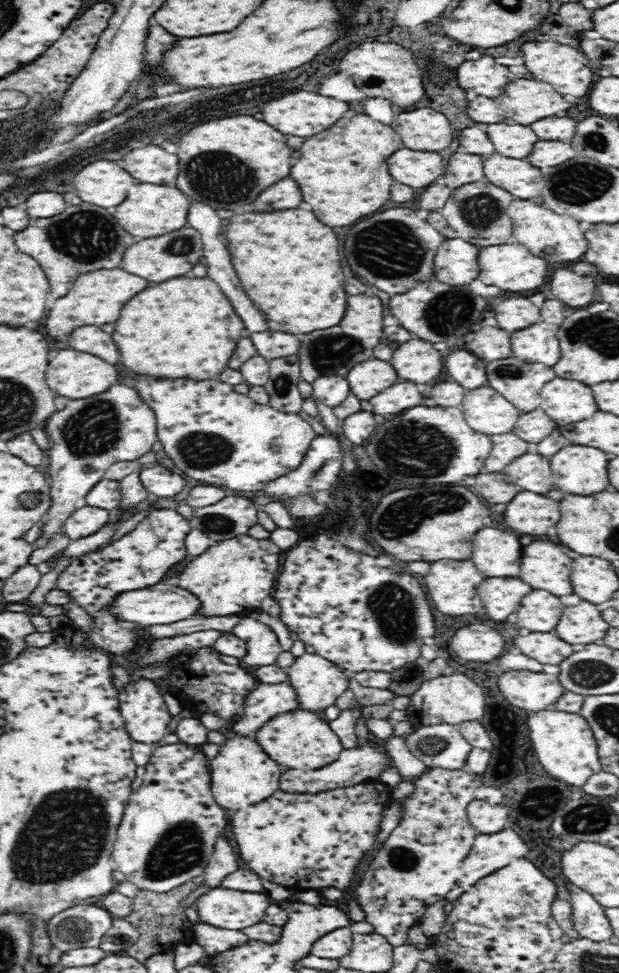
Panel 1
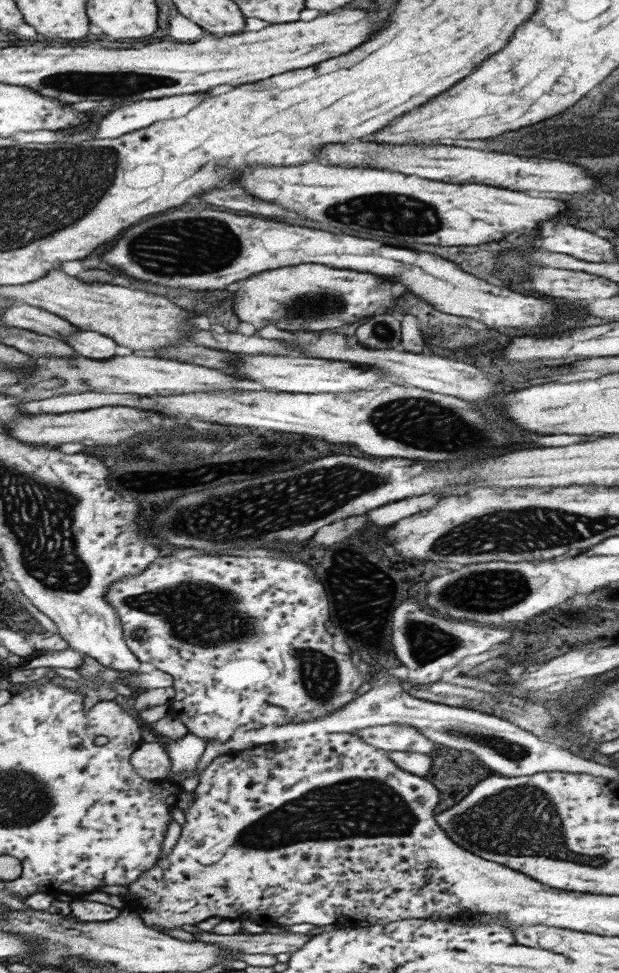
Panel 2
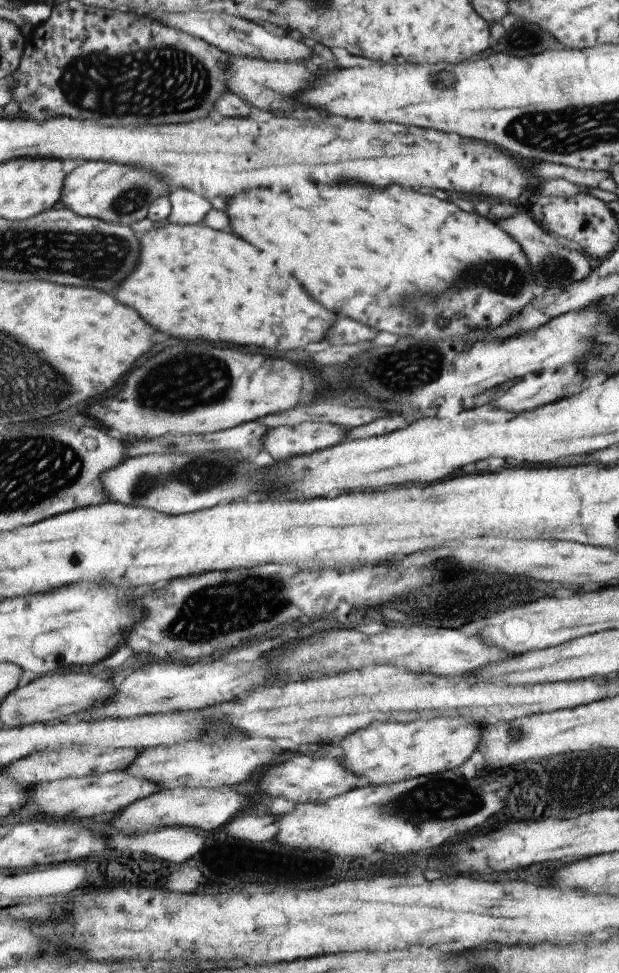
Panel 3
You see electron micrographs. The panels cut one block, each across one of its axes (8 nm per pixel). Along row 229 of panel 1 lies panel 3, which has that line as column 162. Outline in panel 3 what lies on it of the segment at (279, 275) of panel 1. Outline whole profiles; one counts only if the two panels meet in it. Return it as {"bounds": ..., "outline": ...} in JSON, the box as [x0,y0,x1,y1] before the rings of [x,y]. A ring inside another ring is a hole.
{"bounds":[117,224,337,352],"outline":[[[165,224],[149,230],[139,242],[139,268],[133,276],[127,276],[117,288],[117,298],[123,304],[135,308],[143,320],[157,326],[161,332],[169,332],[183,340],[205,340],[211,344],[227,346],[253,346],[261,350],[287,352],[305,348],[311,342],[325,338],[327,330],[337,320],[335,312],[323,308],[313,300],[297,282],[293,282],[291,304],[291,280],[279,276],[276,264],[261,248],[243,242],[229,232],[215,232],[207,226],[177,226]]]}

